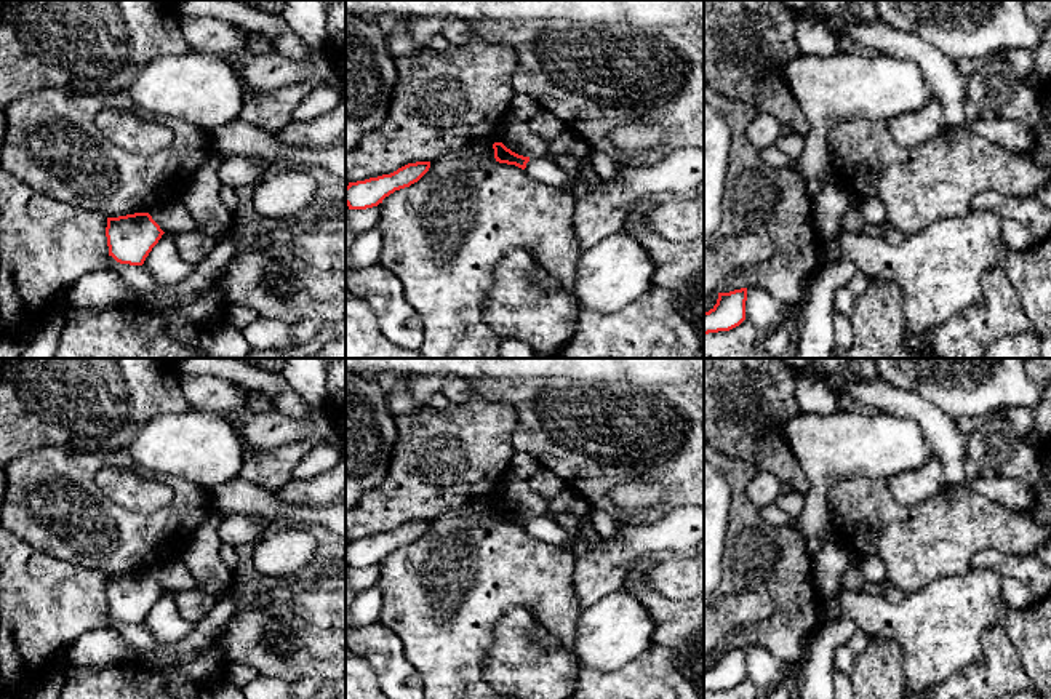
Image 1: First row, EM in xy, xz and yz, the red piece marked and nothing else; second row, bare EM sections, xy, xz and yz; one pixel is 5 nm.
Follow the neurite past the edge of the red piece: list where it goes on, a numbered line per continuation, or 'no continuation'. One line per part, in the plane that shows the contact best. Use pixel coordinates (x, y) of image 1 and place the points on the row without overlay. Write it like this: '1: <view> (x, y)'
1: xz (546, 528)

